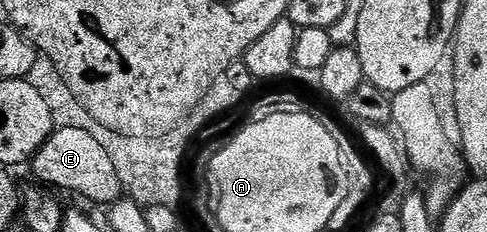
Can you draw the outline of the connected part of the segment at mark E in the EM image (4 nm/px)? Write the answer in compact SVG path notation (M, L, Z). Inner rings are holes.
M83 128L54 129L41 151L34 156L31 169L37 173L38 183L58 191L70 190L89 202L112 204L123 194L121 181L115 172L115 164L111 164L111 156L107 156L106 150L99 145L99 140L95 140L95 136L91 136L91 132Z

